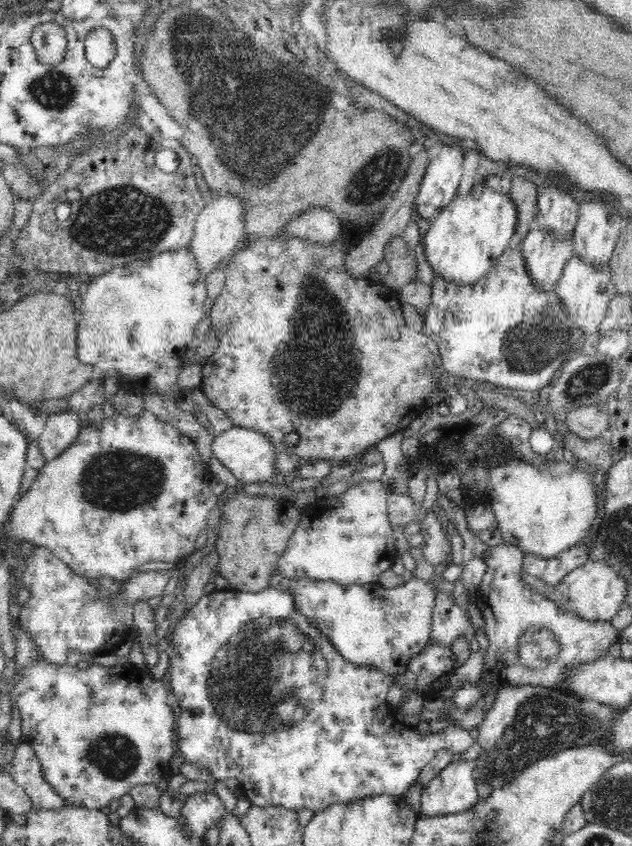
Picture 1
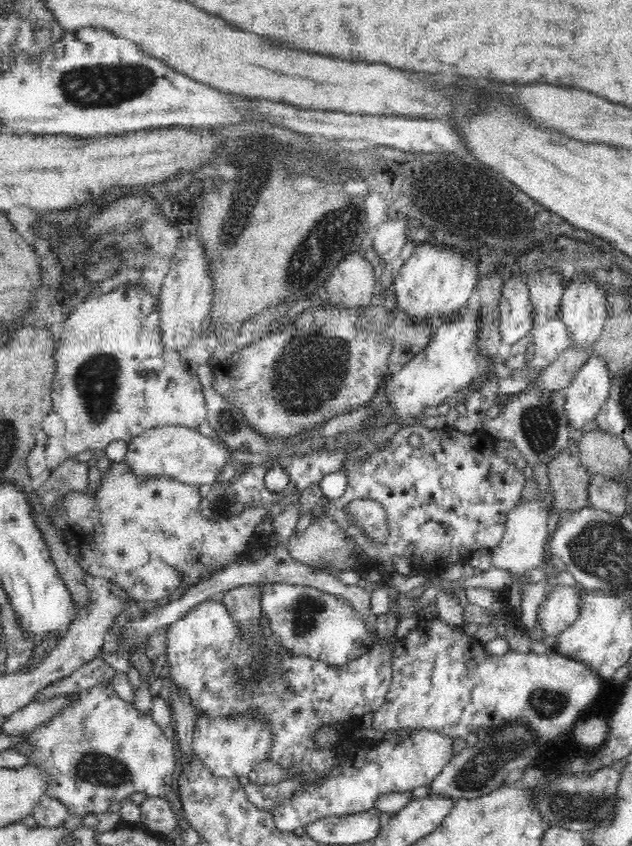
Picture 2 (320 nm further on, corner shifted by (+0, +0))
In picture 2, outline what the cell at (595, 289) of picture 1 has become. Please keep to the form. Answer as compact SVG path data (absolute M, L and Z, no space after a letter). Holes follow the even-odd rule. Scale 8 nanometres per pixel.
M561 308L556 318L536 323L531 332L512 345L504 364L512 372L524 367L544 369L573 346L573 333L564 323Z

